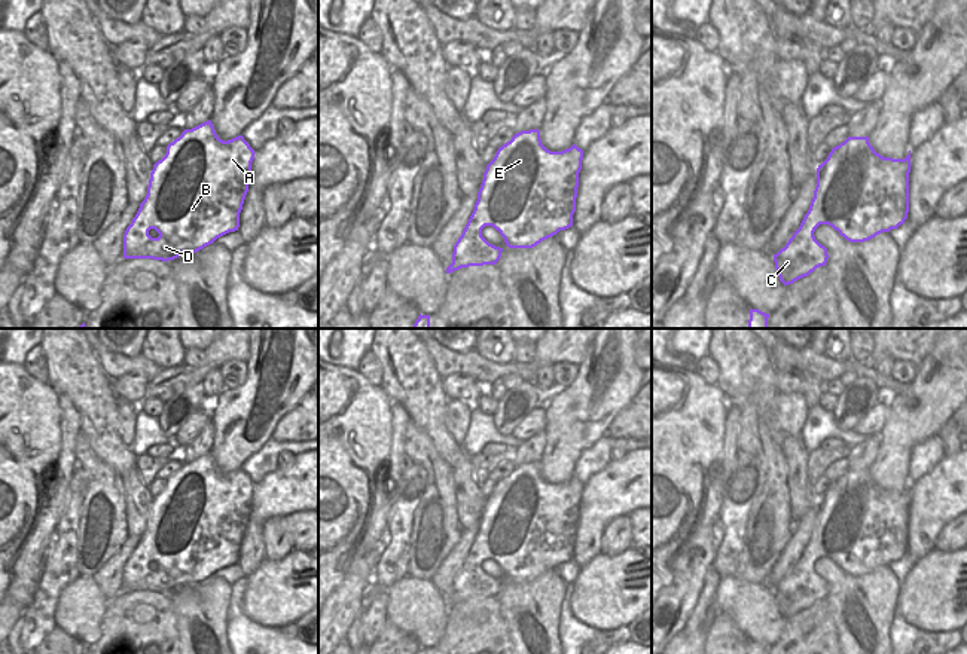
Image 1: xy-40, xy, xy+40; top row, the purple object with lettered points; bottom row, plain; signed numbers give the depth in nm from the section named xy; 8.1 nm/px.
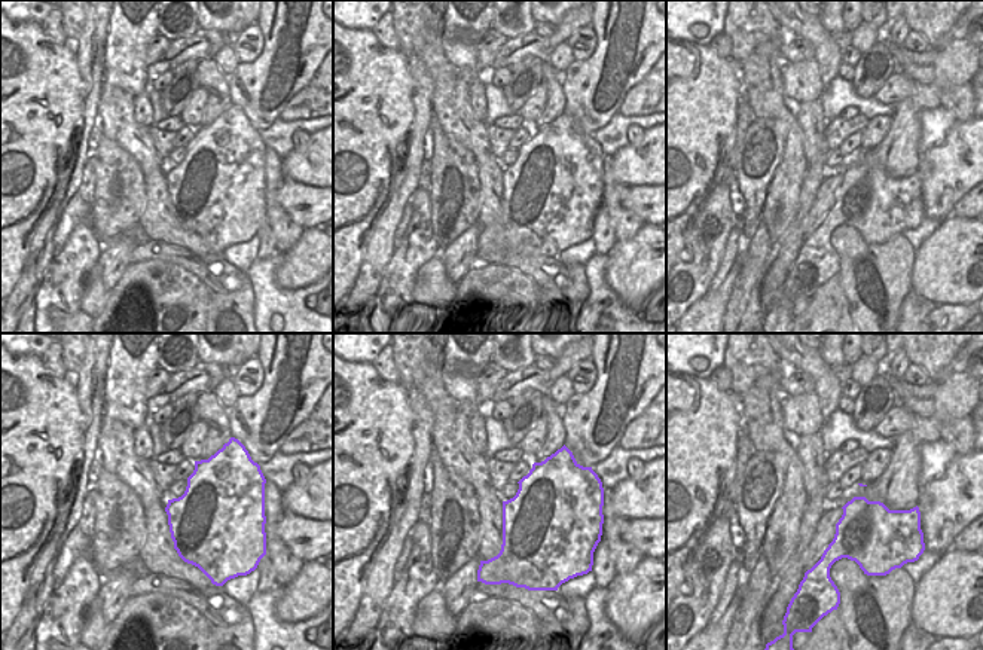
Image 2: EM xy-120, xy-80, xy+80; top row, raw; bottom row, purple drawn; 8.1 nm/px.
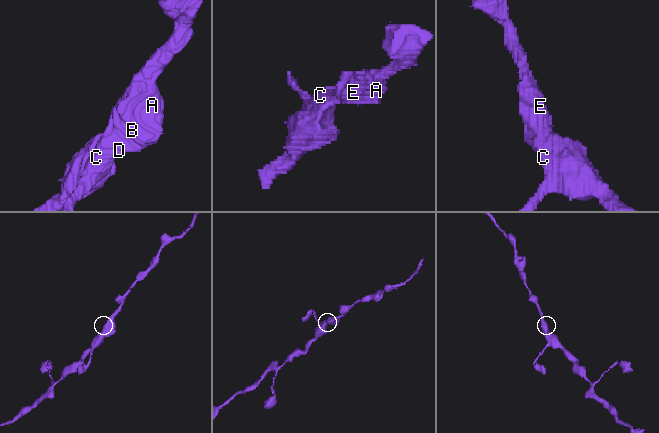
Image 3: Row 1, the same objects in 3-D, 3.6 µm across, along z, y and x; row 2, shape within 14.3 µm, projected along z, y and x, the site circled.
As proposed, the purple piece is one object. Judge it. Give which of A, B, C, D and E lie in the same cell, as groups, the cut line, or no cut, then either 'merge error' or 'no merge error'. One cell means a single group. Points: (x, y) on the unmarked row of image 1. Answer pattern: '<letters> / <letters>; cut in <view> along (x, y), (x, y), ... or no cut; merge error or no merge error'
A B C D E; no cut; no merge error

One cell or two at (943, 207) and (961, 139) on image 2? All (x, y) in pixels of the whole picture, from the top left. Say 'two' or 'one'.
one

